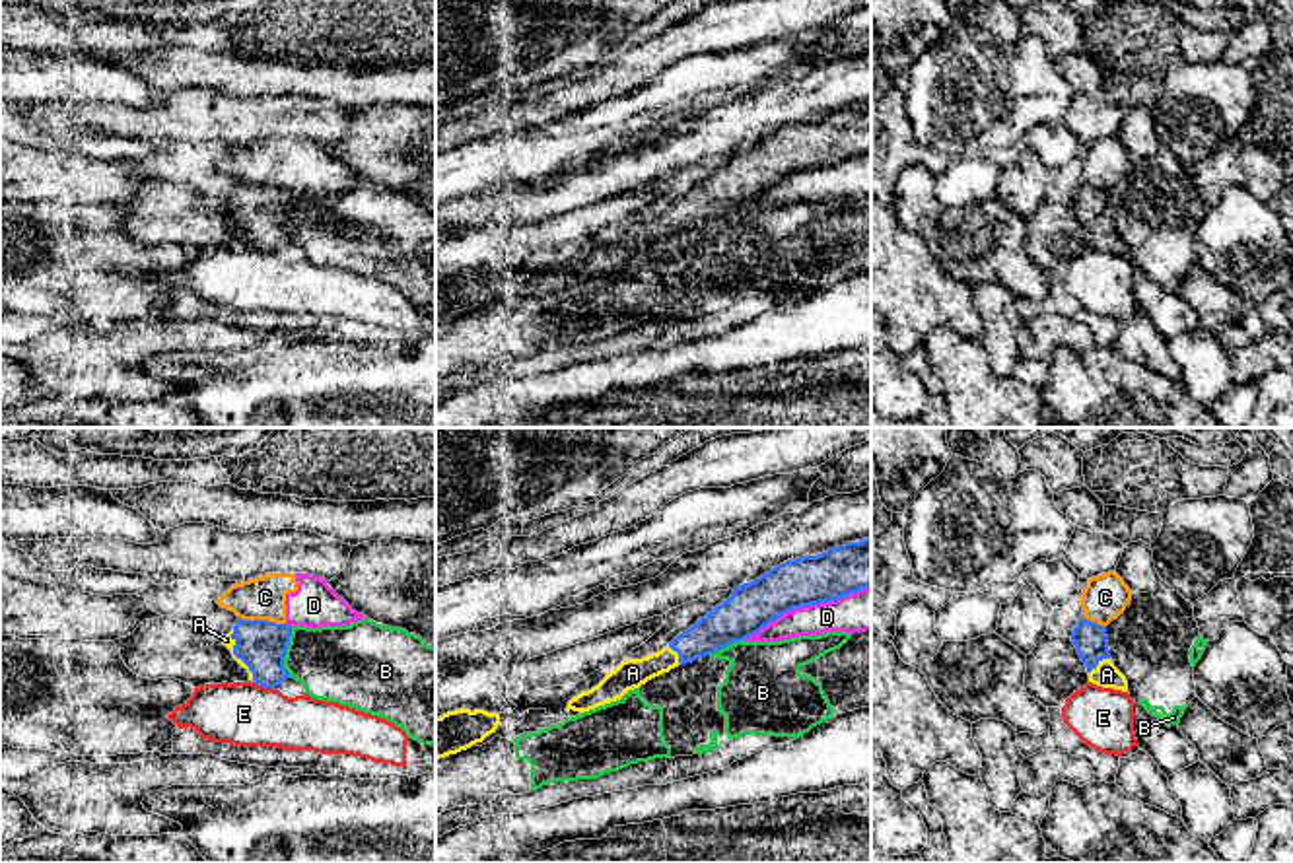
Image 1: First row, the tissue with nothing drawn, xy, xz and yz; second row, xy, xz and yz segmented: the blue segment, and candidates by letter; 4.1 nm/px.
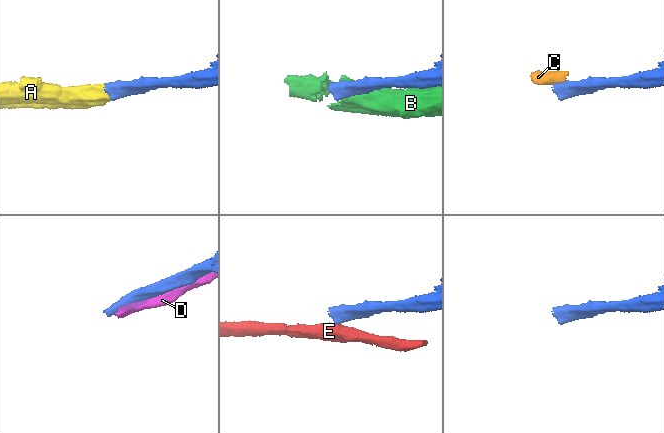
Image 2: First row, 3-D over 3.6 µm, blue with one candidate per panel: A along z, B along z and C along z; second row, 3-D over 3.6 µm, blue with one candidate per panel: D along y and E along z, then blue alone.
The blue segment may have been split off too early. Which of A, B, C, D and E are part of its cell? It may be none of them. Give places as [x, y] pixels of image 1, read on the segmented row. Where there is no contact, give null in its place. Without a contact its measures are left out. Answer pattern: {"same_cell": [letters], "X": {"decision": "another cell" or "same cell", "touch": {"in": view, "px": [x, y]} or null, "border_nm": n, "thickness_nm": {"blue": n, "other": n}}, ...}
{"same_cell": ["A"], "A": {"decision": "same cell", "touch": {"in": "xy", "px": [236, 655]}, "border_nm": 240, "thickness_nm": {"blue": 200, "other": 50}}, "B": {"decision": "another cell", "touch": {"in": "xy", "px": [284, 652]}, "border_nm": 200, "thickness_nm": {"blue": 200, "other": 320}}, "C": {"decision": "another cell", "touch": {"in": "xy", "px": [263, 621]}, "border_nm": 190, "thickness_nm": {"blue": 200, "other": 180}}, "D": {"decision": "another cell", "touch": {"in": "xz", "px": [807, 605]}, "border_nm": 550, "thickness_nm": {"blue": 200, "other": 170}}, "E": {"decision": "another cell", "touch": {"in": "xy", "px": [265, 687]}, "border_nm": 100, "thickness_nm": {"blue": 200, "other": 260}}}

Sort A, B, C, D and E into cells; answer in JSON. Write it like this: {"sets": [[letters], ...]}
{"sets": [["A"], ["B"], ["C", "D"], ["E"]]}

